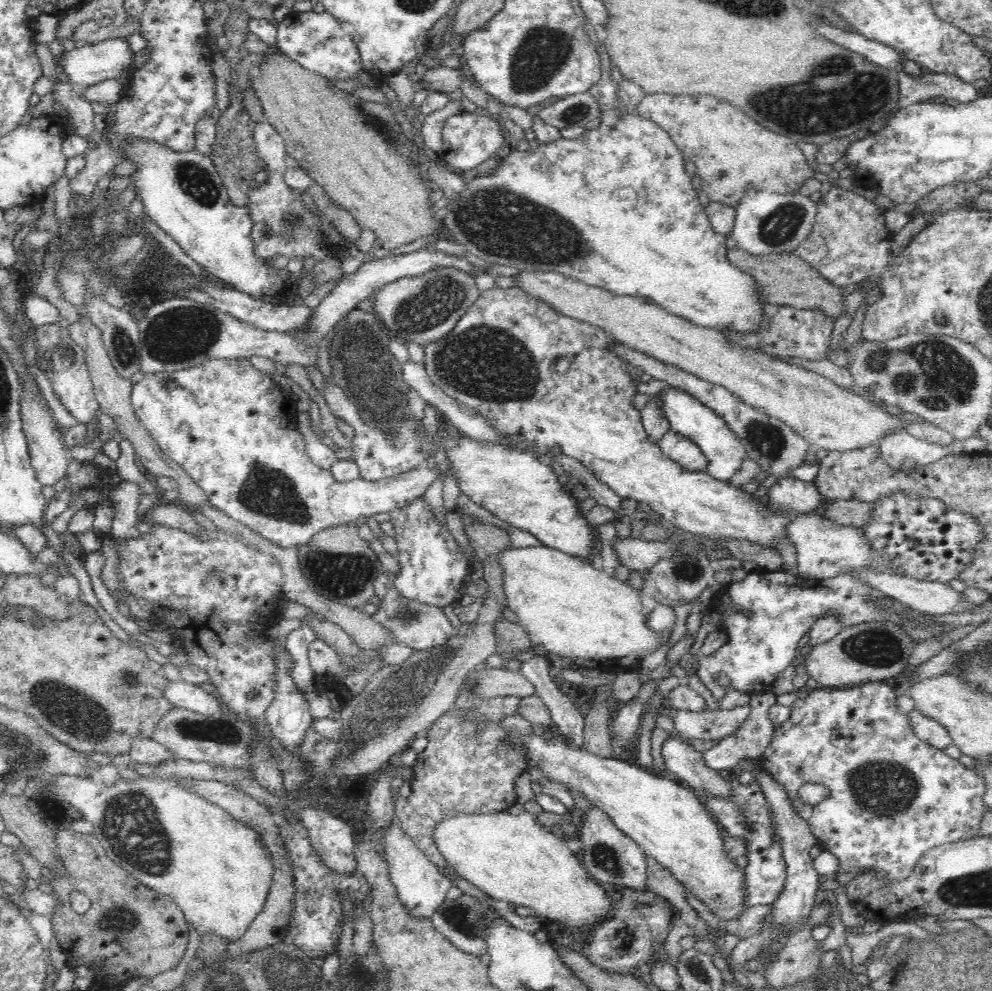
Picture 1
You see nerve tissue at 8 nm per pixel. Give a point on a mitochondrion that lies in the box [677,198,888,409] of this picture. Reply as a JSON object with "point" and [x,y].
{"point":[777,228]}

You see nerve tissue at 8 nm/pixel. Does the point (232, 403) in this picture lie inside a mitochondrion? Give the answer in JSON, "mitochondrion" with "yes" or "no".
{"mitochondrion":"no"}

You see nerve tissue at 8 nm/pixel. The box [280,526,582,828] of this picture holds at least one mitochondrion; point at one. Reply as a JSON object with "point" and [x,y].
{"point":[390,700]}

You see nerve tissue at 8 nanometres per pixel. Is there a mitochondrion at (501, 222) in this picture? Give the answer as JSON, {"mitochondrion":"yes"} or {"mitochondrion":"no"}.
{"mitochondrion":"yes"}

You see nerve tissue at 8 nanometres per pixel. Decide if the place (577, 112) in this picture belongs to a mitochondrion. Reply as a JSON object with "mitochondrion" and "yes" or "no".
{"mitochondrion":"yes"}

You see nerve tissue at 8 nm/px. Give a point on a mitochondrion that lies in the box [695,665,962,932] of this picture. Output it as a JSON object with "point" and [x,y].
{"point":[887,789]}

